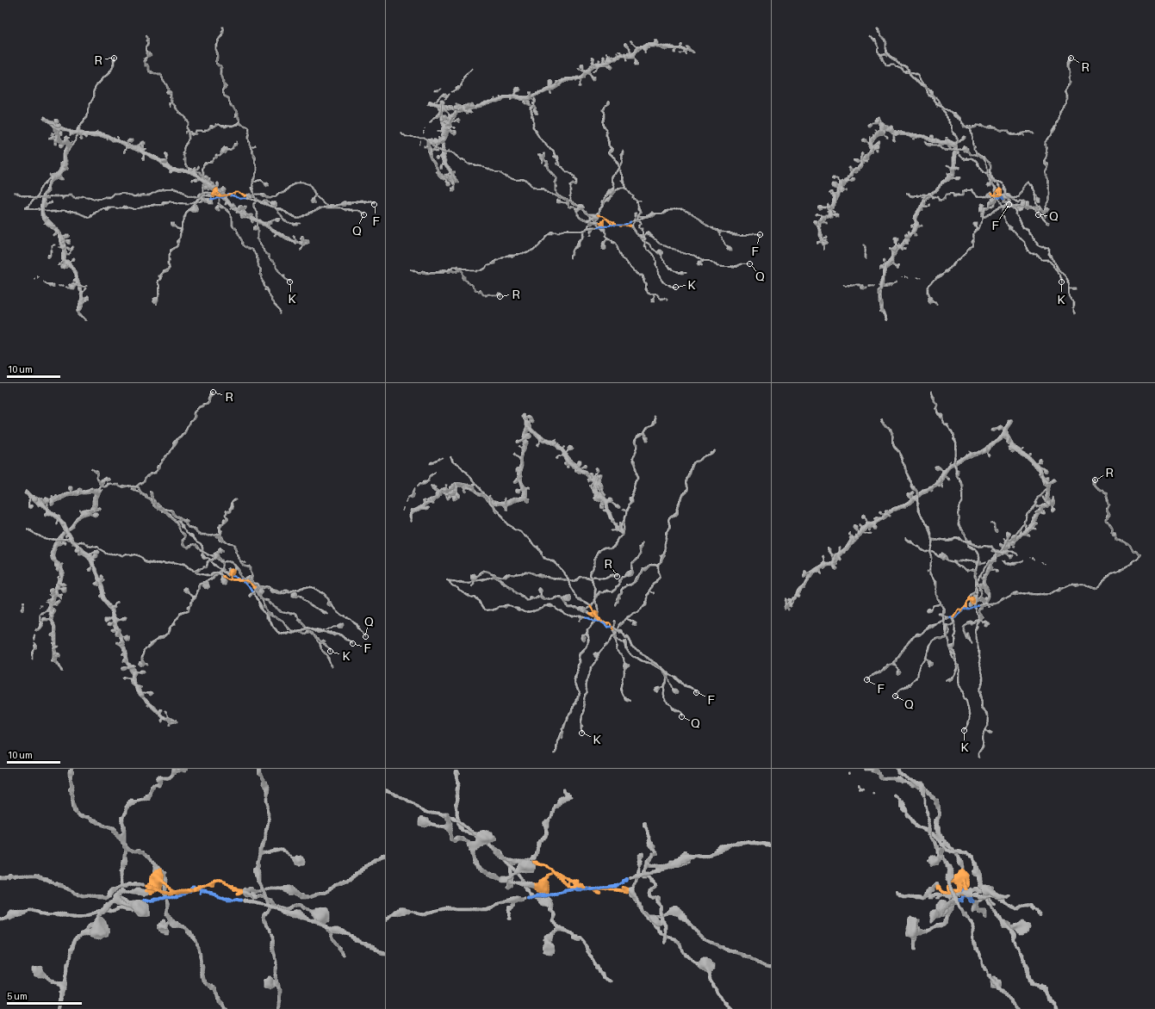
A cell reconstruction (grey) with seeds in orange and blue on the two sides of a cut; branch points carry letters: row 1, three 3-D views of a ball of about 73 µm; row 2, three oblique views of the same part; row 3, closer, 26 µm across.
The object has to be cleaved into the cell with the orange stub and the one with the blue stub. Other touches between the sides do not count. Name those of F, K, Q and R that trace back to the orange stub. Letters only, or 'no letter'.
K, Q

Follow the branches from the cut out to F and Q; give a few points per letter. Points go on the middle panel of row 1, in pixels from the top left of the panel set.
F: (613, 225), (649, 217), (668, 209), (685, 209), (709, 226), (739, 235), (760, 235)
Q: (613, 224), (630, 225), (637, 233), (649, 235), (683, 254), (709, 259), (718, 264), (749, 263)

